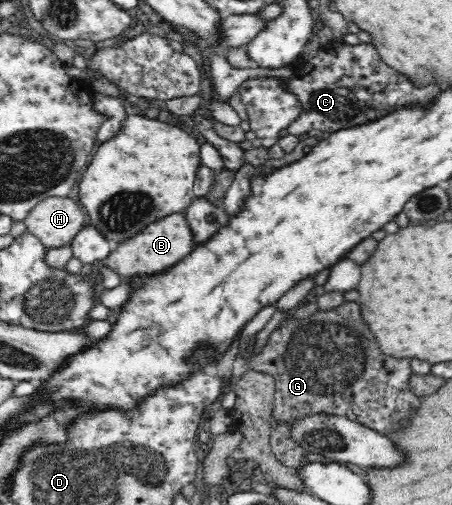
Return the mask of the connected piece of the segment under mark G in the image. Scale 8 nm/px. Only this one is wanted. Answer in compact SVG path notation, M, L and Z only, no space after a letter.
M344 301L330 310L317 310L304 319L294 319L283 323L269 335L267 344L259 355L250 359L250 369L270 374L275 380L272 427L269 431L271 450L282 464L297 470L306 464L306 449L289 439L290 427L302 417L313 414L347 416L347 418L369 426L382 434L393 431L401 421L405 421L411 409L419 405L420 399L410 390L409 376L412 374L409 358L393 358L383 352L373 333L361 317L359 305L353 301Z

